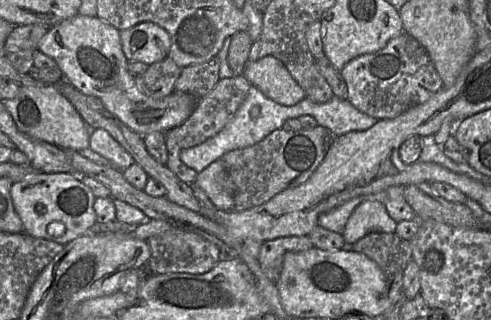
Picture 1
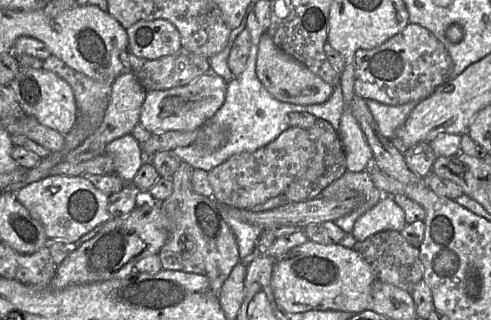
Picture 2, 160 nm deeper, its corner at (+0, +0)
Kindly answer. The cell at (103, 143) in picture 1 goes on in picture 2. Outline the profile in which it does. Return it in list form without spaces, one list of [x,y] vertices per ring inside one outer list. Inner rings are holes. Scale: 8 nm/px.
[[[131,135],[117,138],[105,146],[104,154],[114,161],[114,173],[130,184],[146,160],[138,141]]]

